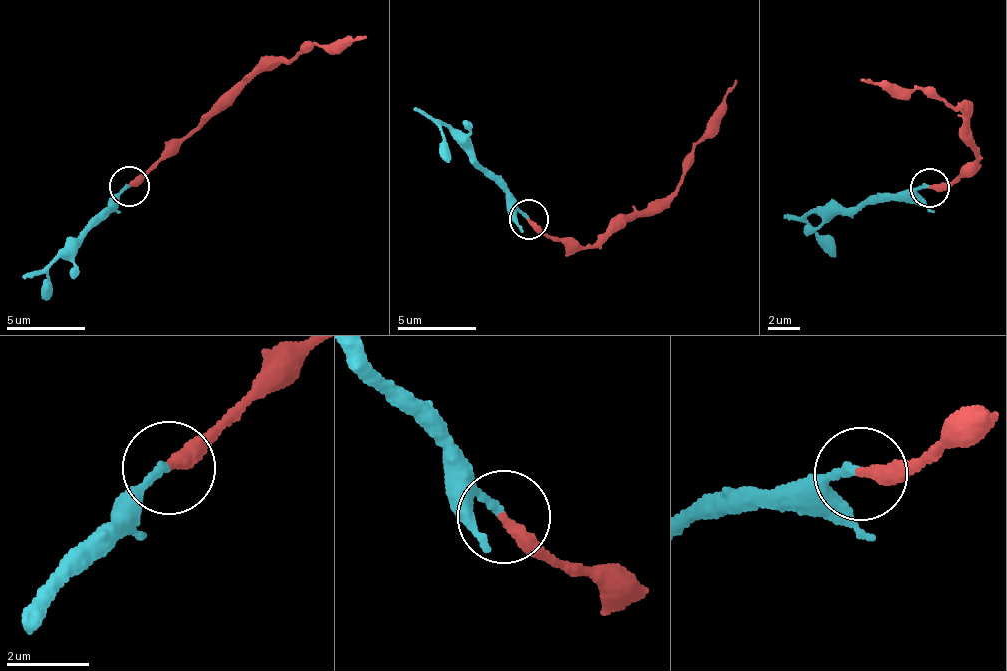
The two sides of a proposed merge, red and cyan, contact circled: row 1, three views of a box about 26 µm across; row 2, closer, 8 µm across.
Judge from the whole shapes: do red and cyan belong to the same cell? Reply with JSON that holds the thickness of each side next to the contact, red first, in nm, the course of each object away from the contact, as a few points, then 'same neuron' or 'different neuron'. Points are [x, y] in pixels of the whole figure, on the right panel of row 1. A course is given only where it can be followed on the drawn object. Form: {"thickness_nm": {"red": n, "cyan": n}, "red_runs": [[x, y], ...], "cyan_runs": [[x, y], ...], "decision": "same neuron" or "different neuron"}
{"thickness_nm": {"red": 340, "cyan": 190}, "red_runs": [[928, 188], [974, 168], [970, 118], [921, 89], [903, 93], [860, 80]], "cyan_runs": [[928, 188], [882, 193], [856, 211], [822, 206], [805, 218], [836, 256]], "decision": "same neuron"}

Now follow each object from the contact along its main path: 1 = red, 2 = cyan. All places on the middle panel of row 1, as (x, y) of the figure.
1: (529, 218), (551, 237), (584, 246), (650, 215), (682, 177), (692, 150), (736, 78)
2: (529, 218), (499, 180), (479, 164), (455, 134), (441, 123), (450, 163)

